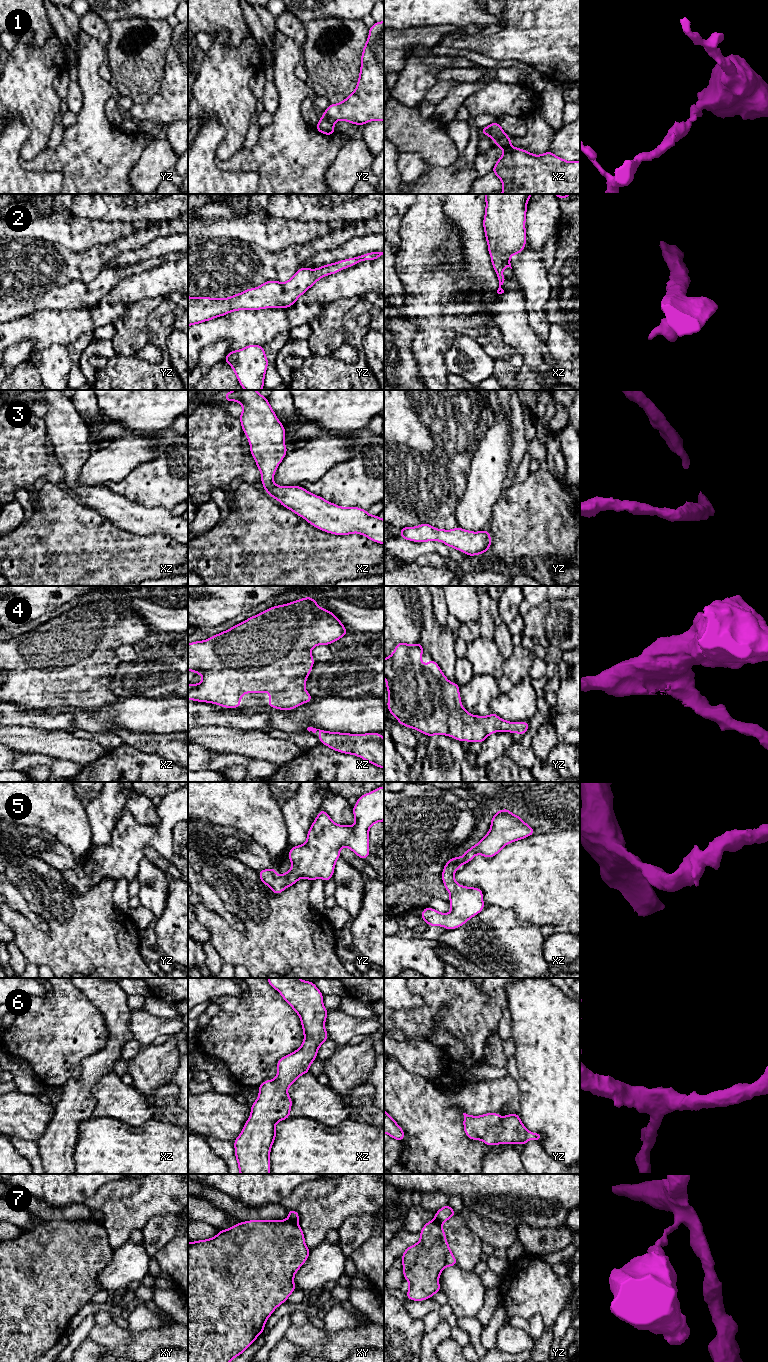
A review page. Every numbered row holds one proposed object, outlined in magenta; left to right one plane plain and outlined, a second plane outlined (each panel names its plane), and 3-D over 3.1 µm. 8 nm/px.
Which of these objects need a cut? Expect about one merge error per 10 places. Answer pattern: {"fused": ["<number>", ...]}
{"fused": ["1", "7"]}

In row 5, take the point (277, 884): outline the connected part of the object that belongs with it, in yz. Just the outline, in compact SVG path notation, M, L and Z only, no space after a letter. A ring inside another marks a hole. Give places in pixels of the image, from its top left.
M384 786L359 797L352 811L355 817L355 825L348 826L335 824L326 811L321 809L308 830L307 841L290 849L288 859L293 863L292 867L285 874L279 876L275 875L276 868L263 869L259 871L260 880L274 894L280 894L287 887L294 885L300 878L307 878L311 882L316 878L322 878L324 882L331 879L342 847L347 847L361 859L366 859L370 854L369 829L374 823L384 821Z

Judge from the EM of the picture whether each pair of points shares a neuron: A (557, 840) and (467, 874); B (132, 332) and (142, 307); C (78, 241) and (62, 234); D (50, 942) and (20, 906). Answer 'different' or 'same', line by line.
A: same
B: same
C: same
D: different

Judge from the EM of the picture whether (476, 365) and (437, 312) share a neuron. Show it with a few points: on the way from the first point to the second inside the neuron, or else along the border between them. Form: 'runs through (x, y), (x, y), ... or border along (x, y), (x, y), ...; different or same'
border along (457, 334), (444, 358); different

